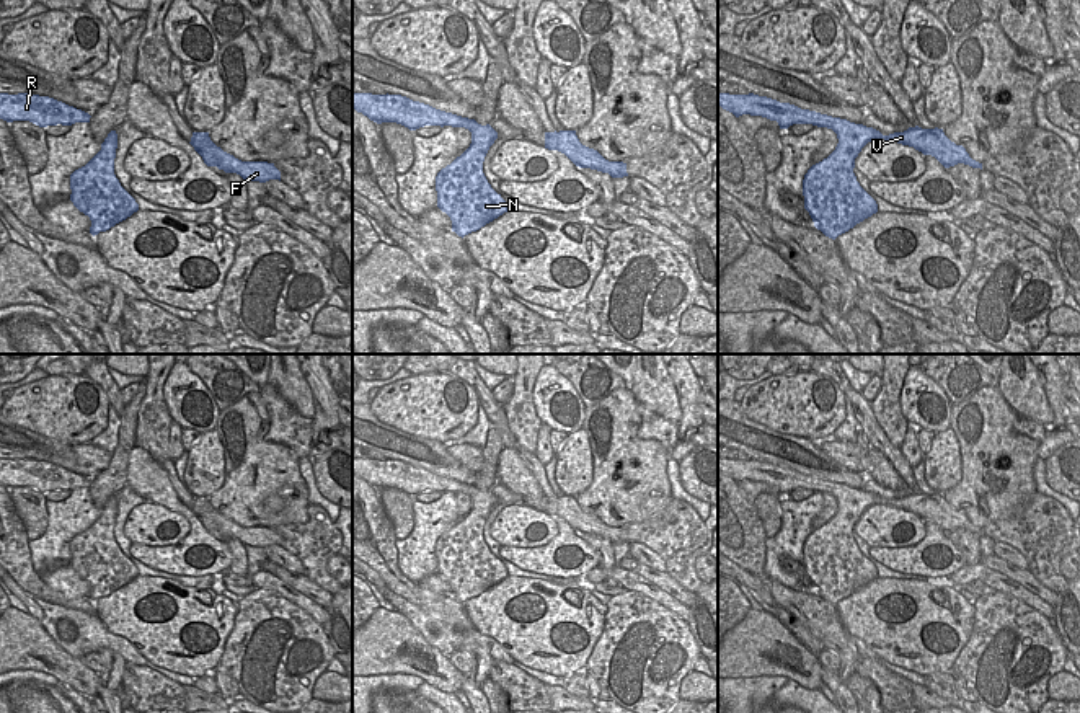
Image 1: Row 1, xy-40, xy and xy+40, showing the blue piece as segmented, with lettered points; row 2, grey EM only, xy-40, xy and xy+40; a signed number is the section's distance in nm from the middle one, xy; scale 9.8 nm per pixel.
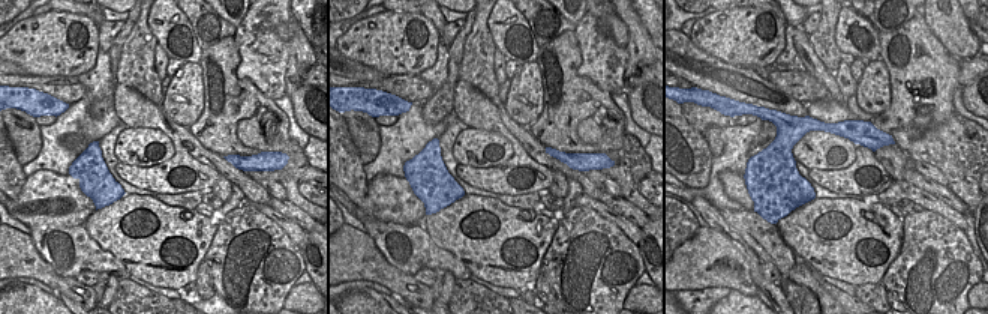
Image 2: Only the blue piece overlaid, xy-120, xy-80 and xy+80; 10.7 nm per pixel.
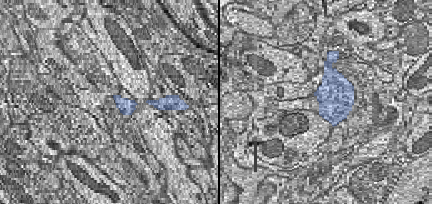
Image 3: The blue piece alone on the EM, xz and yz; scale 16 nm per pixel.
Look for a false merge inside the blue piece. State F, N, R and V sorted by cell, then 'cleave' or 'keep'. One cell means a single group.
F N R V; keep

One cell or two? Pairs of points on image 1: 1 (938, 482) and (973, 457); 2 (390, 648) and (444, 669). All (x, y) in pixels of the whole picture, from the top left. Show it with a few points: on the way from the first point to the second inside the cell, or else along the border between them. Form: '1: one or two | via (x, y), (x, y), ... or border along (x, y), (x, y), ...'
1: two | border along (950, 429), (958, 444), (960, 480), (940, 493)
2: one | via (405, 640), (433, 655)

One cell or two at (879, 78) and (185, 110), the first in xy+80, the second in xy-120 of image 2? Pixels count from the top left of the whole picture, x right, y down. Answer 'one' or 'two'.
one

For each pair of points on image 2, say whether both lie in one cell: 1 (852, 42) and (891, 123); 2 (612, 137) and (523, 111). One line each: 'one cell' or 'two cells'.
1: two cells
2: two cells

